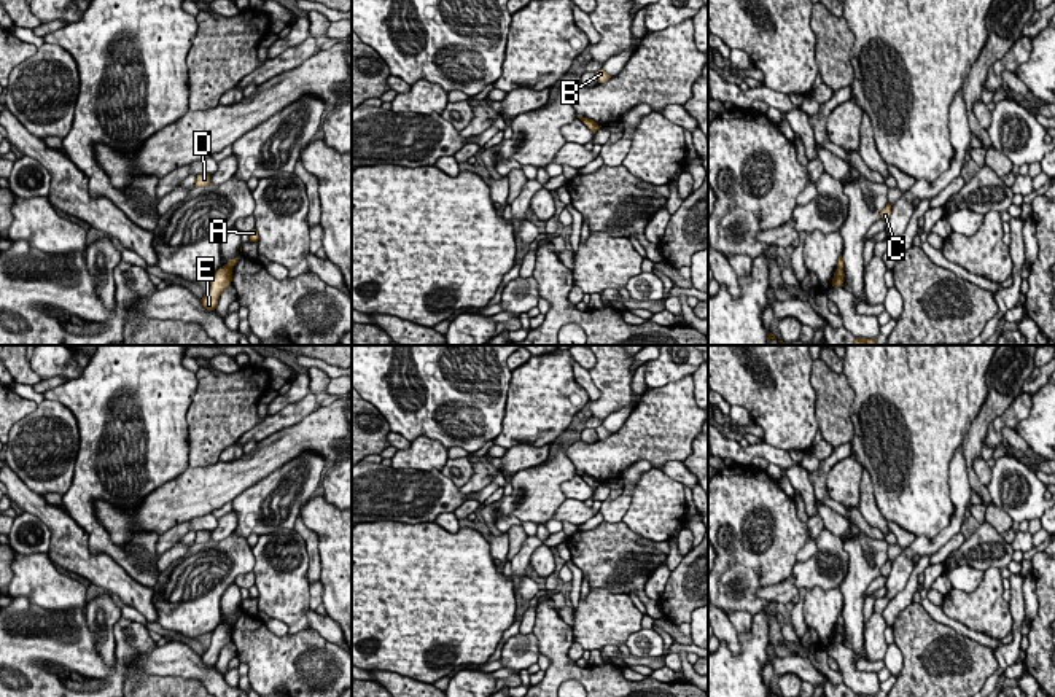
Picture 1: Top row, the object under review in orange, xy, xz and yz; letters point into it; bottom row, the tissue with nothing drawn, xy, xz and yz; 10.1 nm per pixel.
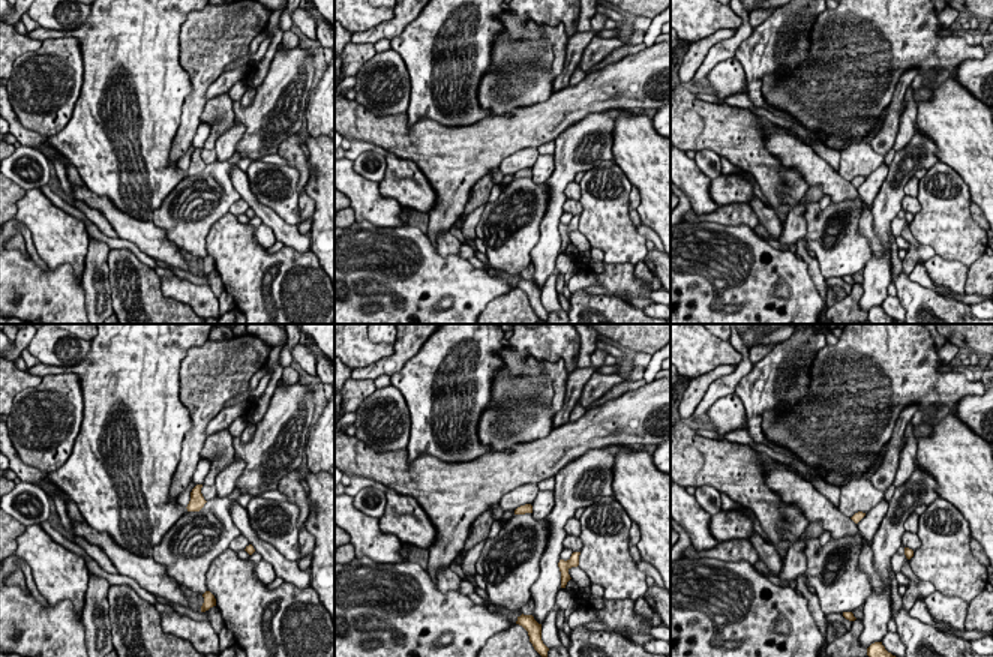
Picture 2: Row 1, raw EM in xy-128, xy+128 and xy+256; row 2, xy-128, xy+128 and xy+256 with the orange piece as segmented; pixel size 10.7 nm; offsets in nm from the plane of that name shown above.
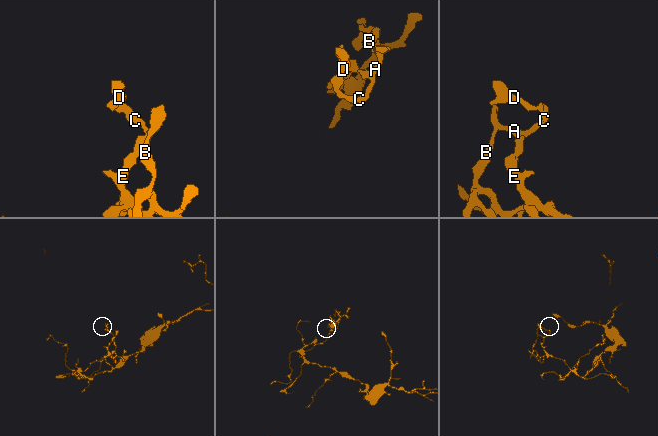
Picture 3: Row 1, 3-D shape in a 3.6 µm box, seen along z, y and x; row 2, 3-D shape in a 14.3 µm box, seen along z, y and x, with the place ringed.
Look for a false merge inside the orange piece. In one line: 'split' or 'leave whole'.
leave whole

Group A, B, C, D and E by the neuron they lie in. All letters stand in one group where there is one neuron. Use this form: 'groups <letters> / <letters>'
groups A B C D E

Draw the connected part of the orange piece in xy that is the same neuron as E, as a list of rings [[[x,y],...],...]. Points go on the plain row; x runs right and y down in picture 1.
[[[232,614],[228,617],[226,622],[220,624],[213,632],[212,632],[212,643],[210,646],[204,651],[200,656],[202,662],[207,667],[215,667],[218,662],[220,651],[231,643],[232,638],[232,622],[237,619],[239,614]]]

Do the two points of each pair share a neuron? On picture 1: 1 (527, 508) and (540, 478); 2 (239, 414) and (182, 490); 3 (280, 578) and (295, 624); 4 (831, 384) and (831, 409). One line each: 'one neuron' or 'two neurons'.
1: one neuron
2: two neurons
3: one neuron
4: one neuron

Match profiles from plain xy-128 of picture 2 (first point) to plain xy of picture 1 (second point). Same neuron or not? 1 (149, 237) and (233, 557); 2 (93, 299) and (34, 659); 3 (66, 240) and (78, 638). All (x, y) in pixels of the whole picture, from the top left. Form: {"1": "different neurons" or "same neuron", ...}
{"1": "different neurons", "2": "different neurons", "3": "different neurons"}

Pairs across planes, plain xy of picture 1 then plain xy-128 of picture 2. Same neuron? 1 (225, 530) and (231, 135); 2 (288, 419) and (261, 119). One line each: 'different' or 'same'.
1: same
2: different

